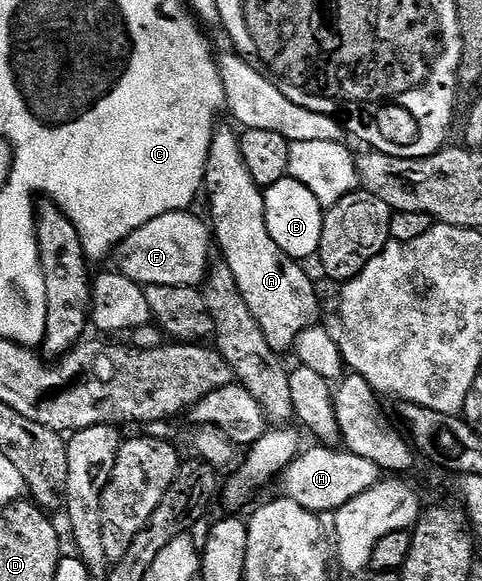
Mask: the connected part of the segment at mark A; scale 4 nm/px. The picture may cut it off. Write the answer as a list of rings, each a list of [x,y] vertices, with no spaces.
[[[216,127],[207,159],[205,196],[207,192],[207,200],[211,203],[209,224],[213,229],[213,240],[218,251],[219,248],[223,251],[222,259],[229,270],[233,270],[241,298],[245,298],[245,306],[249,306],[253,318],[257,318],[265,342],[269,342],[277,353],[290,353],[295,339],[307,328],[316,327],[319,296],[315,293],[314,282],[303,269],[306,267],[273,242],[265,222],[264,189],[253,182],[253,174],[241,156],[240,133],[231,128]]]

